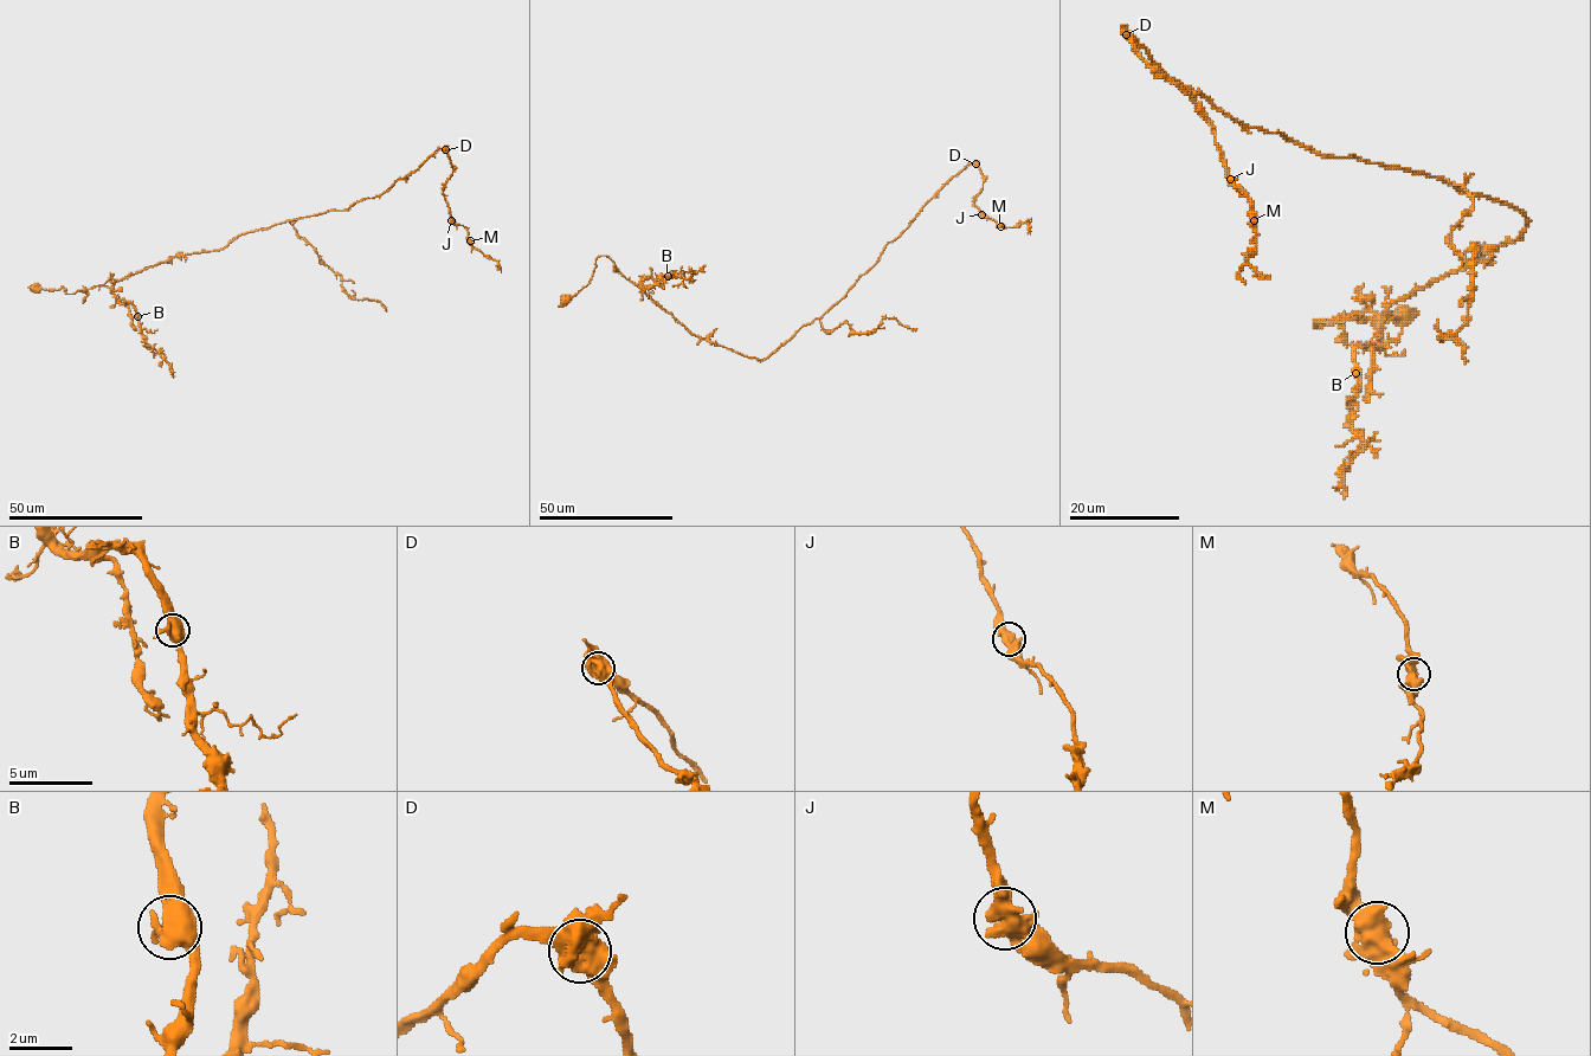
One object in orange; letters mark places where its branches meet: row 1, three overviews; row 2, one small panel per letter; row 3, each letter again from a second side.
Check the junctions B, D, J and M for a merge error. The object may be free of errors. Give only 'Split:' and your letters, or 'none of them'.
Split: none of them

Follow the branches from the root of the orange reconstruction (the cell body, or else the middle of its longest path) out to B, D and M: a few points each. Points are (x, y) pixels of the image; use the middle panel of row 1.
B: (564, 298), (588, 283), (600, 256), (610, 258), (639, 288), (668, 276)
D: (564, 298), (588, 283), (596, 259), (606, 256), (691, 333), (764, 360), (836, 304), (920, 208), (974, 163)
M: (564, 298), (606, 256), (691, 333), (764, 360), (836, 304), (971, 163), (984, 180), (973, 204), (1000, 226)

